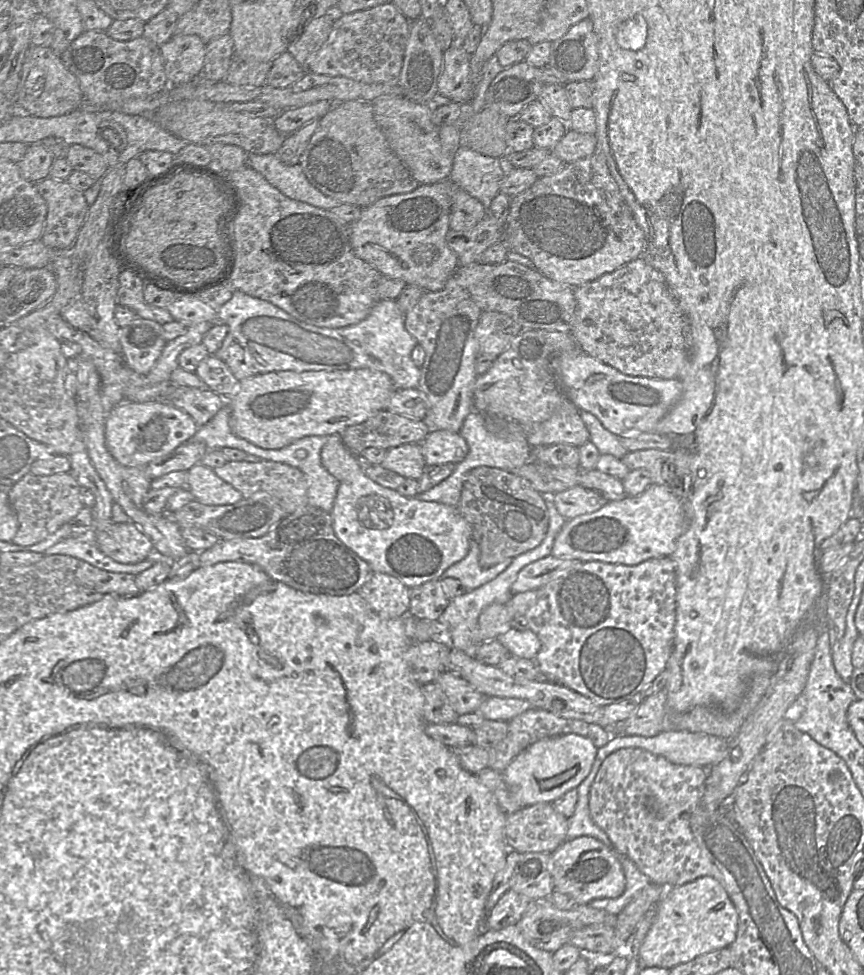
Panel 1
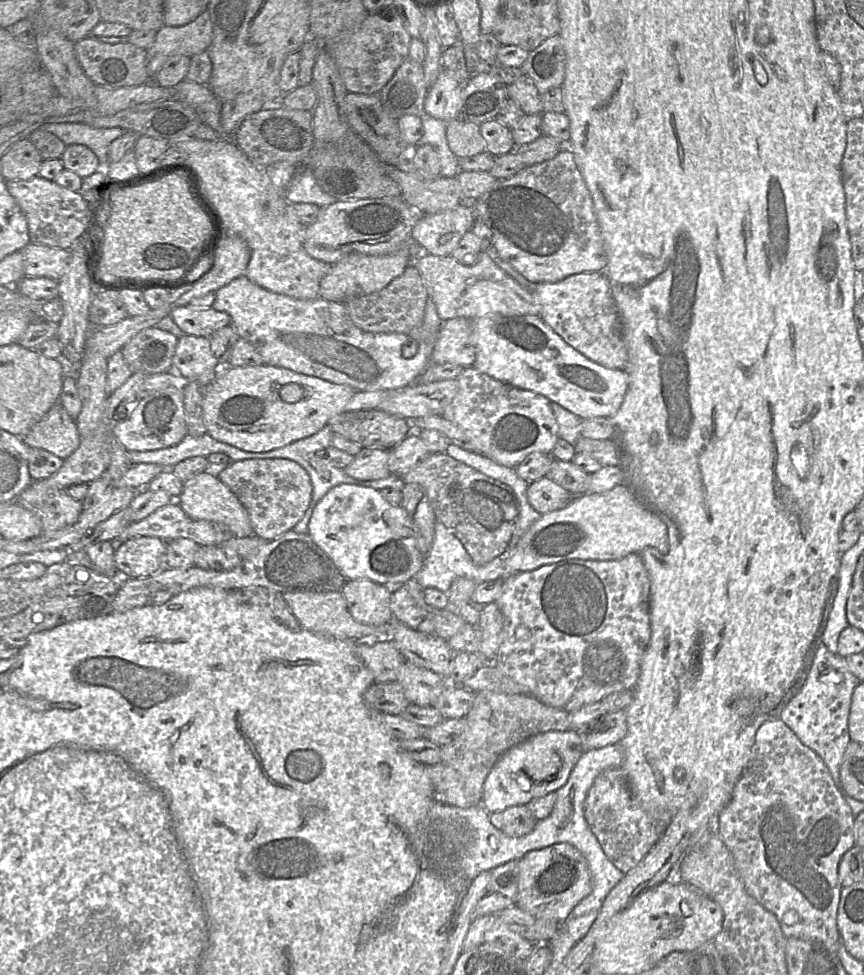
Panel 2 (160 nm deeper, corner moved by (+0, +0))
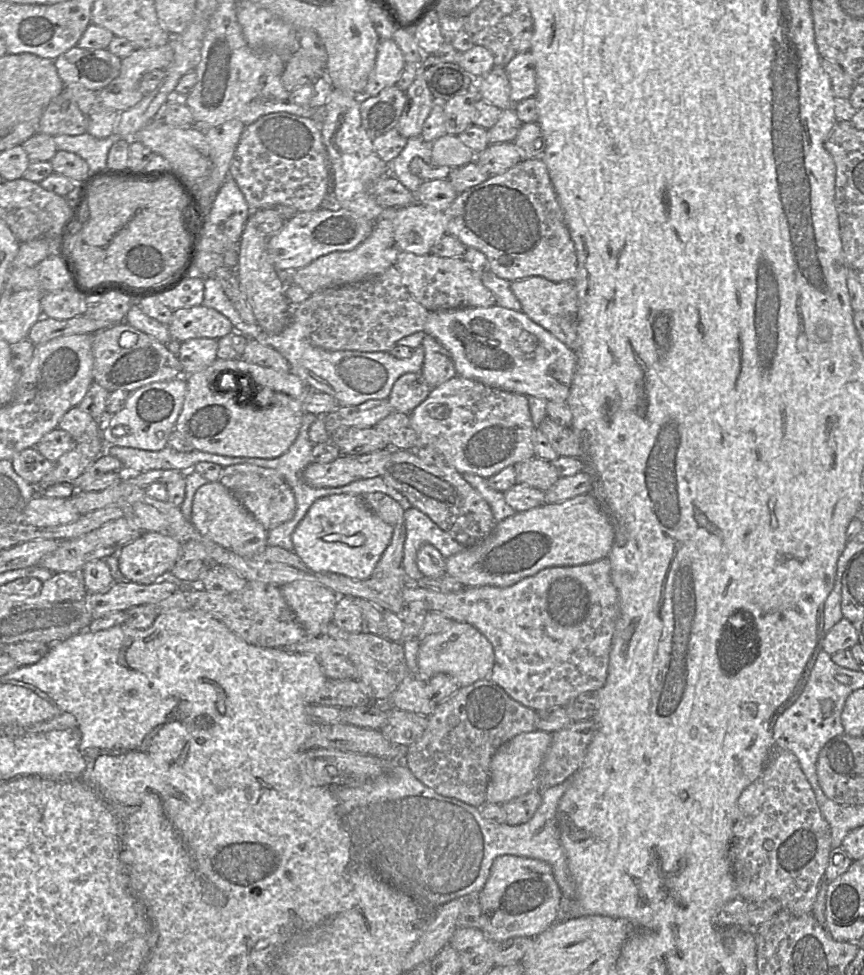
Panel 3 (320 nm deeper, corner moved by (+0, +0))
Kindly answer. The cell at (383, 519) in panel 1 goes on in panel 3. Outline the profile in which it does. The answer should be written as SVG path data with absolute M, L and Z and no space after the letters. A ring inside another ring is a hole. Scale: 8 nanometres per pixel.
M333 494L318 499L298 523L293 534L293 552L312 571L333 573L354 580L370 578L381 556L389 546L394 527L385 523L365 503L360 494Z

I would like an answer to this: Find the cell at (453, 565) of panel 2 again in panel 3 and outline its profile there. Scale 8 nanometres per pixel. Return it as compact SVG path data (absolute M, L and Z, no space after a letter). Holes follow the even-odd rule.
M416 508L405 509L404 524L406 537L401 565L406 578L412 582L424 576L417 566L417 552L422 545L427 543L433 545L445 559L464 549Z

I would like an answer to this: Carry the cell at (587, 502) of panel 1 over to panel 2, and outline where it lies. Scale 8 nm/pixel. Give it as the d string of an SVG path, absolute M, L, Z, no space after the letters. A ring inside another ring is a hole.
M547 477L530 482L526 496L531 507L541 515L566 507L574 497Z

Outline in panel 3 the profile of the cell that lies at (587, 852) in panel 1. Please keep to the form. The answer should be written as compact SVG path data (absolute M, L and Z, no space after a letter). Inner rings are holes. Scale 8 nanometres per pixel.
M499 856L493 861L489 877L478 893L478 903L487 914L487 924L481 931L496 942L535 937L558 920L561 900L562 893L550 864L521 856Z

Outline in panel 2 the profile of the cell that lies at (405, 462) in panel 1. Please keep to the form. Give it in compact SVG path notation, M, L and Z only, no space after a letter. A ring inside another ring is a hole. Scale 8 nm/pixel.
M363 448L344 468L345 473L357 480L375 480L391 474L388 469L389 450Z

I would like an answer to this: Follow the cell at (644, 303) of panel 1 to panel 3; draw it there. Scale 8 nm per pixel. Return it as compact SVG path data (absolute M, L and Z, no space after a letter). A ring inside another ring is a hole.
M531 276L512 281L510 288L520 302L522 312L569 349L577 349L578 297L572 281L552 282L540 276Z

